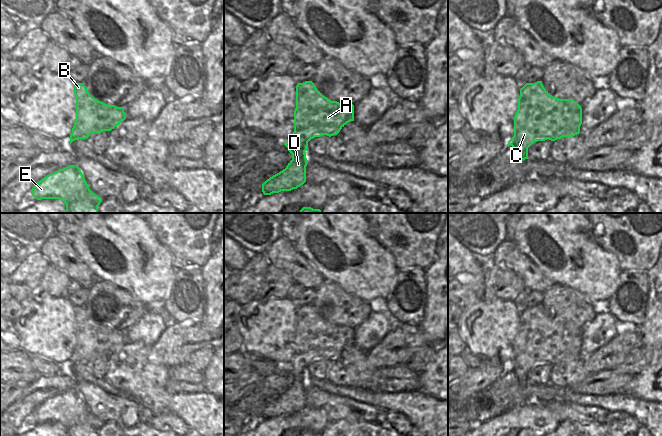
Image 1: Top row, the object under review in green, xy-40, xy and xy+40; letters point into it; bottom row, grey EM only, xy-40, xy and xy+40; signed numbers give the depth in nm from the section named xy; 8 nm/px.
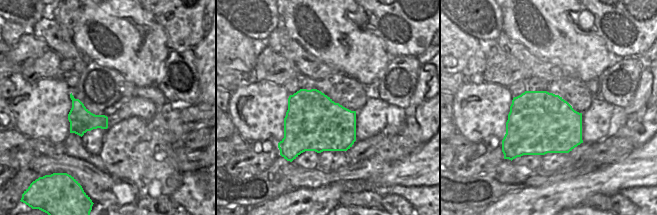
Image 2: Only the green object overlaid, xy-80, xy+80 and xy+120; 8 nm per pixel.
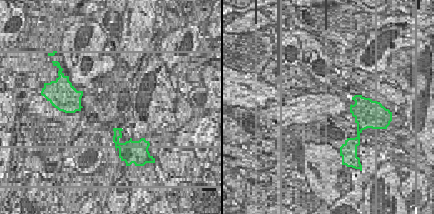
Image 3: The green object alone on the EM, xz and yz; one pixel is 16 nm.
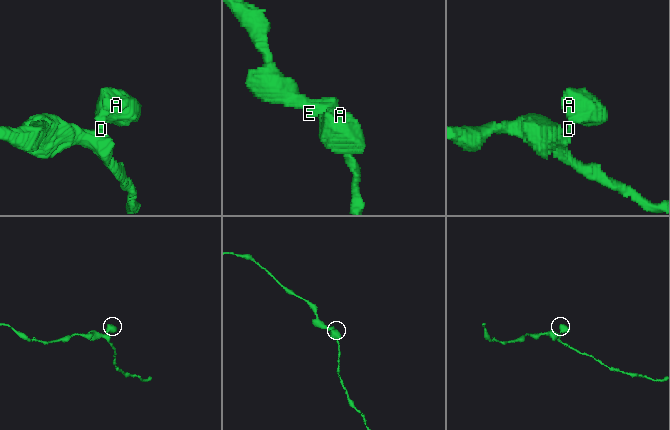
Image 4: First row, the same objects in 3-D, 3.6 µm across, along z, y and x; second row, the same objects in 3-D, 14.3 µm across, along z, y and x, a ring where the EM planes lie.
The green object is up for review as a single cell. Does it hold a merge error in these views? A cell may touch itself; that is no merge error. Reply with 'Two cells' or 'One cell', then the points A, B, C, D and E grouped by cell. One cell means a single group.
One cell. Groups: A B C D E

